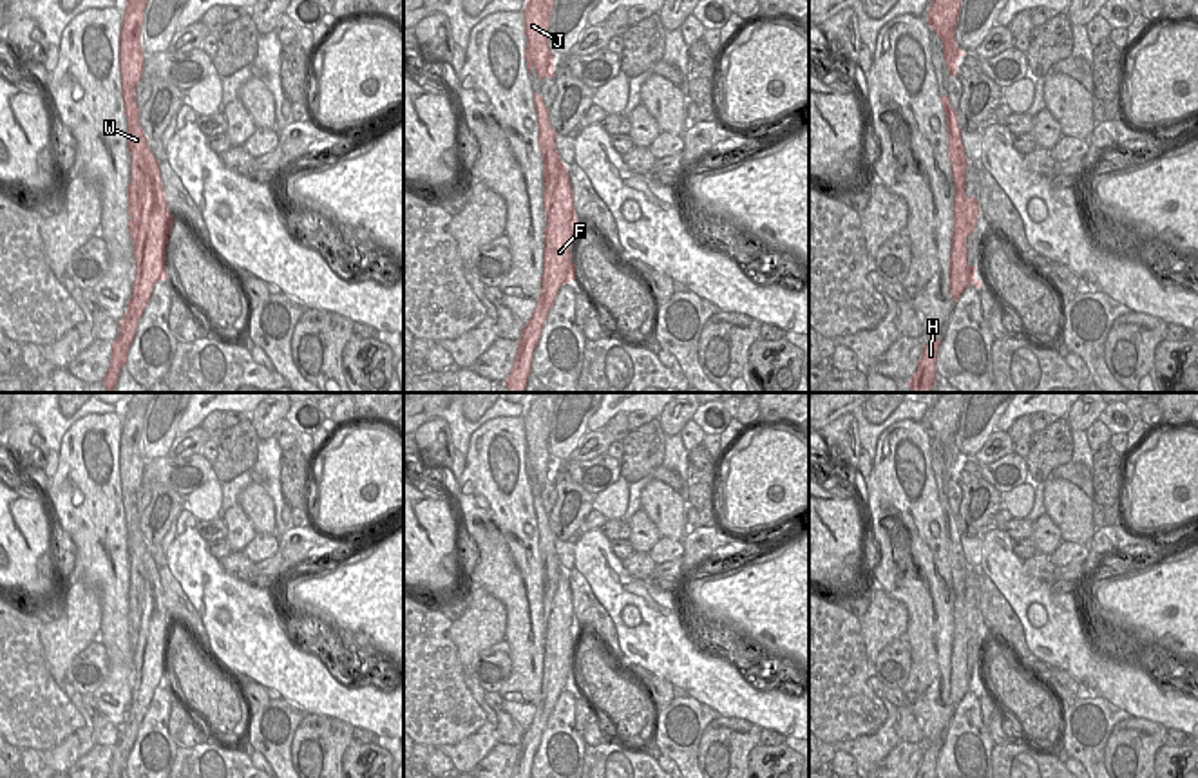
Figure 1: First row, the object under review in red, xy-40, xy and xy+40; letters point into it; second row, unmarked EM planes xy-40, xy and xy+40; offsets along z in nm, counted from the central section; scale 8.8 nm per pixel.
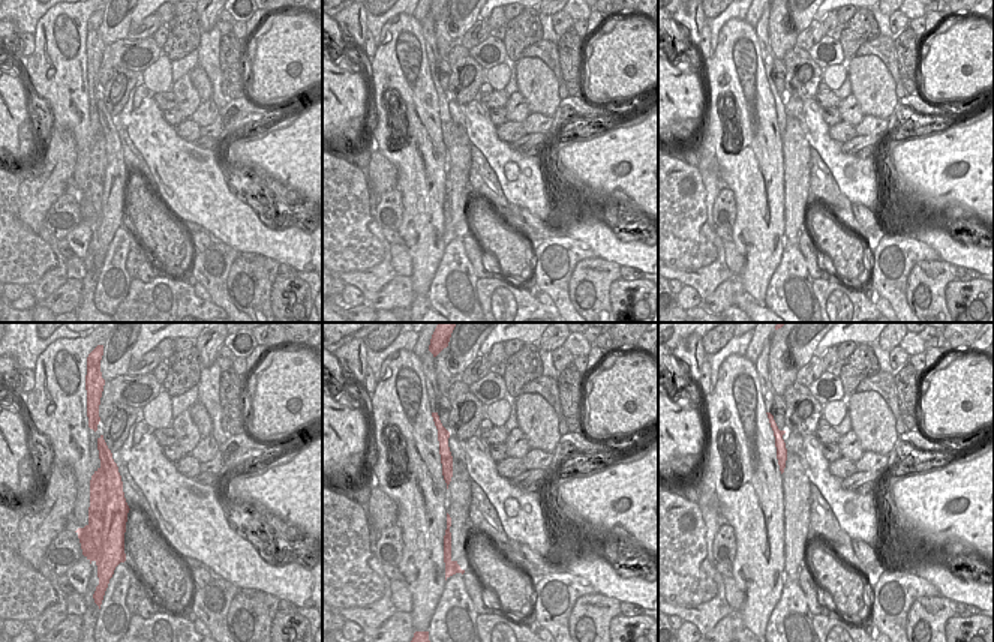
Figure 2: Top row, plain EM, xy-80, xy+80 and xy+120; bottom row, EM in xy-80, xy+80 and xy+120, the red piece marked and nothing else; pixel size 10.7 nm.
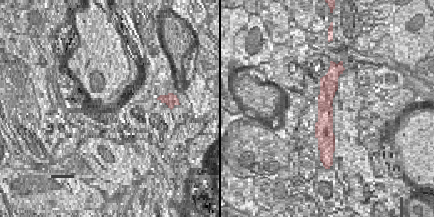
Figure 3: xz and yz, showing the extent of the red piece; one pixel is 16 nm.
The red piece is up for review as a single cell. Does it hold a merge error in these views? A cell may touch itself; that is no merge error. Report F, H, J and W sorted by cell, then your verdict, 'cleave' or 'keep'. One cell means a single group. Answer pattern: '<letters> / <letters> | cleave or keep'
F H J W | keep

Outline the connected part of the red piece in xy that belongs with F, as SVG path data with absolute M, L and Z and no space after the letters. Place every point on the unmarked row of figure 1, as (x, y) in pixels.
M534 498L534 510L539 530L539 554L543 561L545 602L543 613L547 619L545 657L543 657L543 682L541 700L532 724L523 733L518 745L518 758L510 778L532 778L532 760L539 747L547 720L554 711L559 693L575 684L575 671L572 668L570 650L575 648L572 640L577 637L577 619L574 613L574 599L568 583L568 572L559 565L556 554L556 536L548 527L548 514L539 498Z

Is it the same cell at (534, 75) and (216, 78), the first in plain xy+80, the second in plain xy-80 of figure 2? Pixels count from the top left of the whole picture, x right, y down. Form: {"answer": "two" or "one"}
{"answer": "two"}

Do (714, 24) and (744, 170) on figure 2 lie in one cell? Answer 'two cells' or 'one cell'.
two cells

